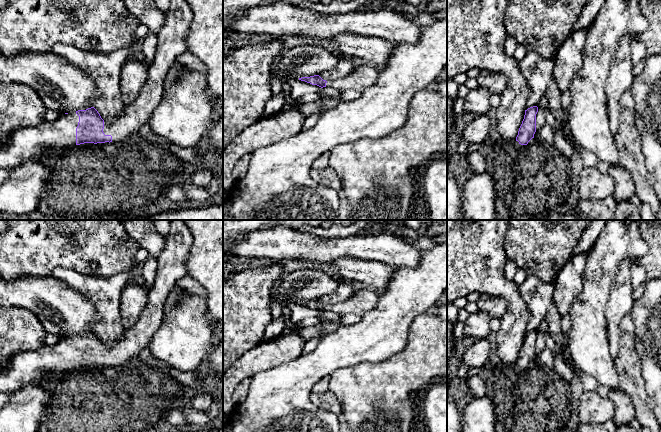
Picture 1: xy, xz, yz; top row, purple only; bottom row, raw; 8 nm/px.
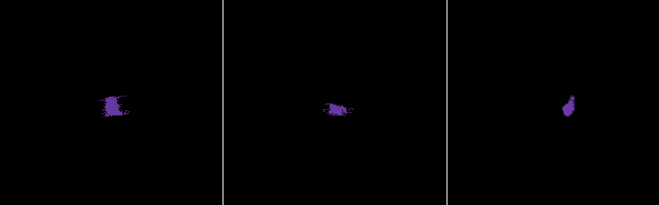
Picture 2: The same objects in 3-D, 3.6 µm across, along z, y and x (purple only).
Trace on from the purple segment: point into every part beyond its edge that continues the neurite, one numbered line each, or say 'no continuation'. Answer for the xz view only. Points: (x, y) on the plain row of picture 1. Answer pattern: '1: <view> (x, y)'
1: xz (362, 301)

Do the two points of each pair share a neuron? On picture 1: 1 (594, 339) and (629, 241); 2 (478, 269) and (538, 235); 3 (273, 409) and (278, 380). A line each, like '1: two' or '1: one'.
1: one
2: two
3: one

